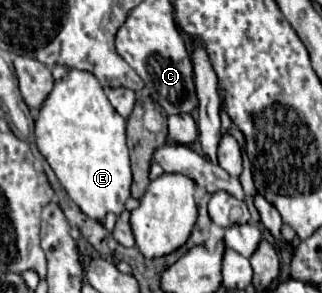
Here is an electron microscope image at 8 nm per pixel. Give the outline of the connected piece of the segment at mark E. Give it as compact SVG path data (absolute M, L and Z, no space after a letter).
M73 69L65 79L55 81L35 121L35 143L67 195L87 217L101 223L107 213L125 211L125 201L131 197L125 119L111 107L93 73Z

